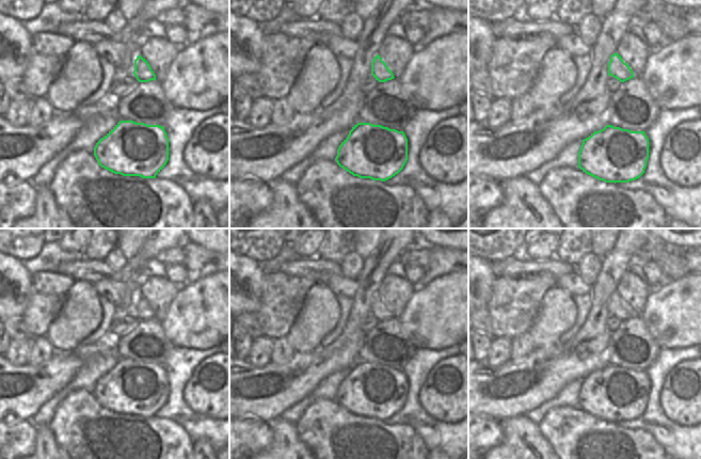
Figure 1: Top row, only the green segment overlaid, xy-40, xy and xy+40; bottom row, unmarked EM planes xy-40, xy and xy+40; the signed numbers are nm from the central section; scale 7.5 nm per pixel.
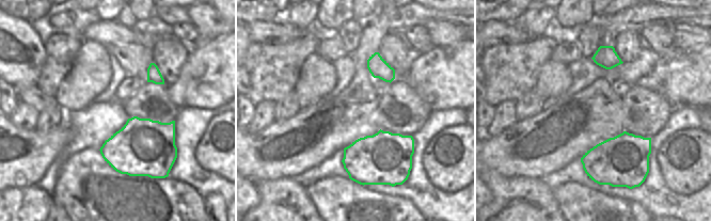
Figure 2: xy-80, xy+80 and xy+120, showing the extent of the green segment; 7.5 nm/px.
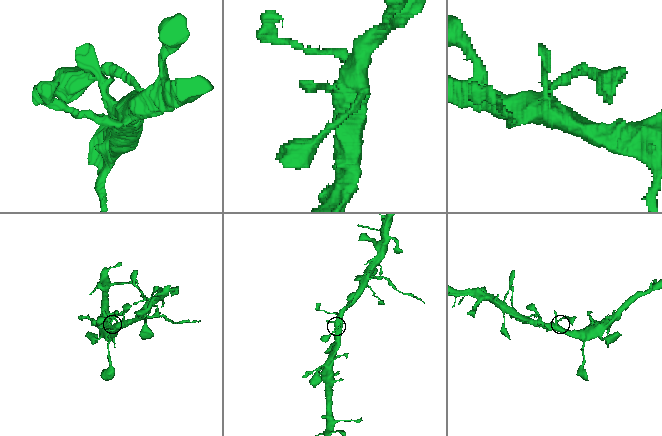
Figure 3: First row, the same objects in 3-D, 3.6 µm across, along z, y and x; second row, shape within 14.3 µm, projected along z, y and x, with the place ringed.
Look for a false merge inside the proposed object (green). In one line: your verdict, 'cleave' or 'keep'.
keep

